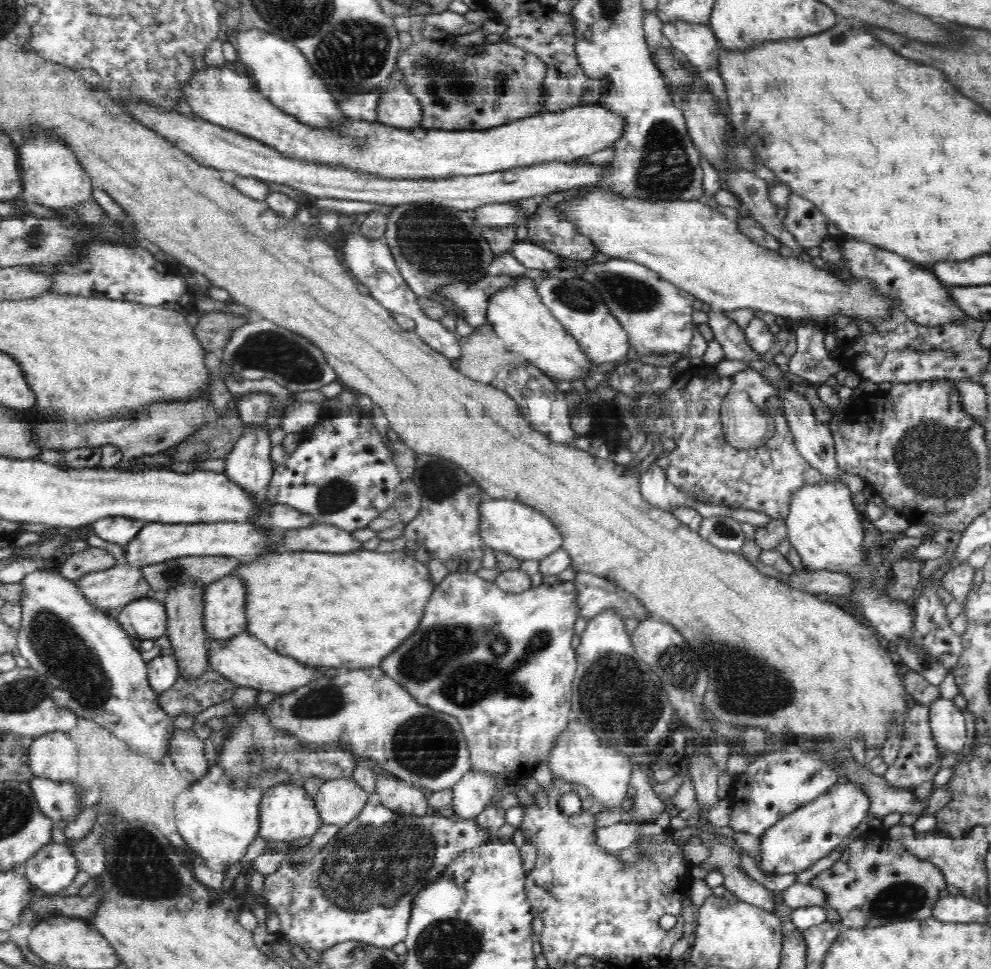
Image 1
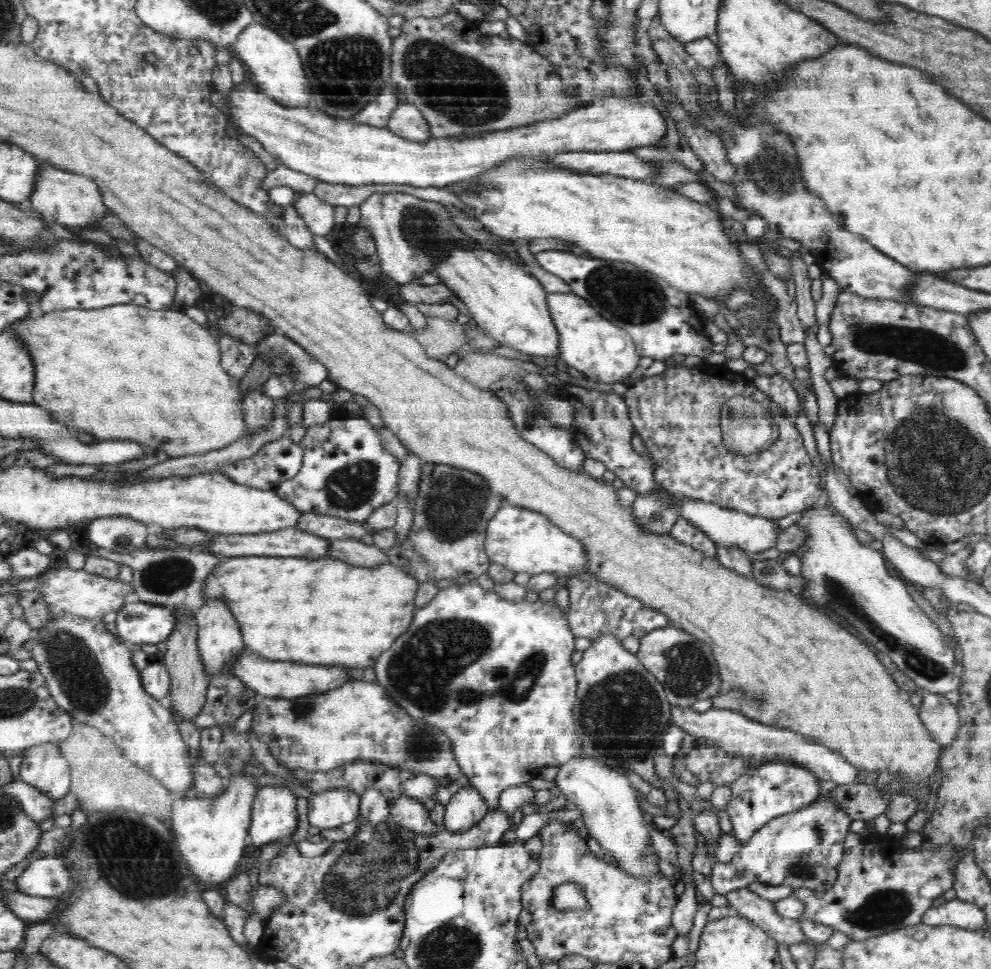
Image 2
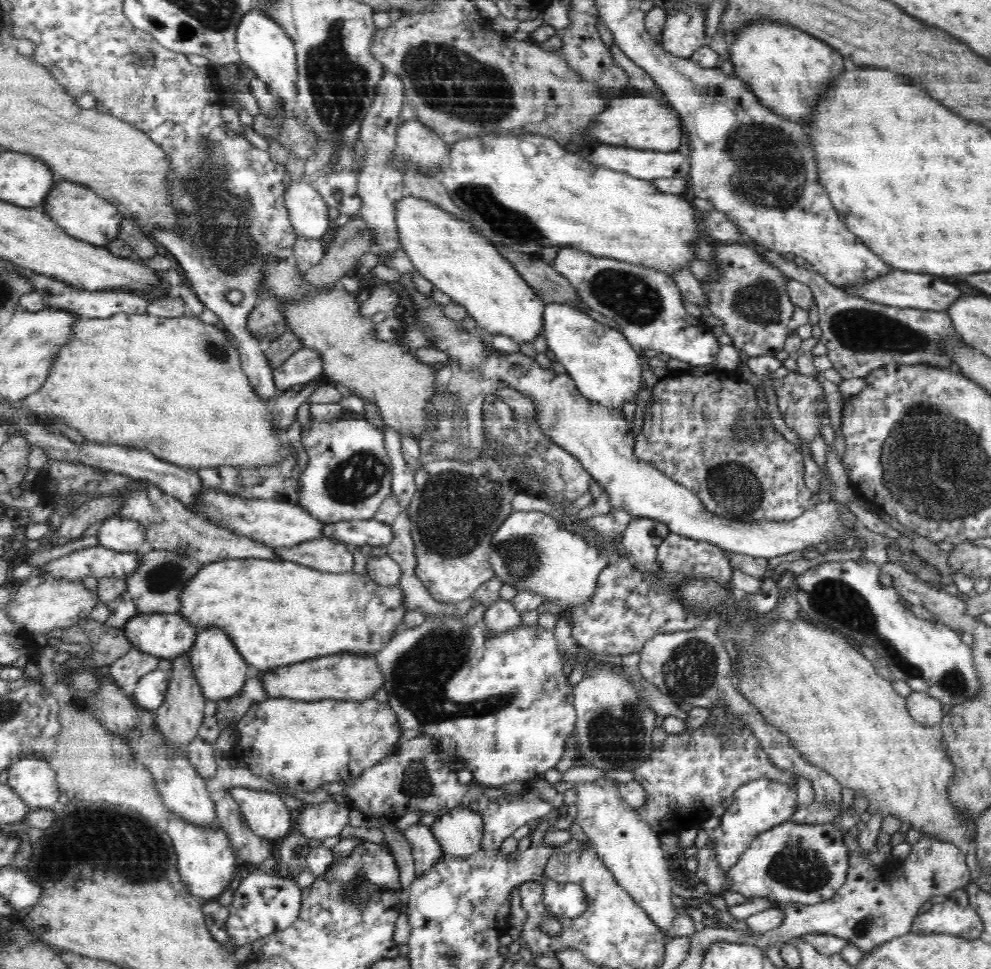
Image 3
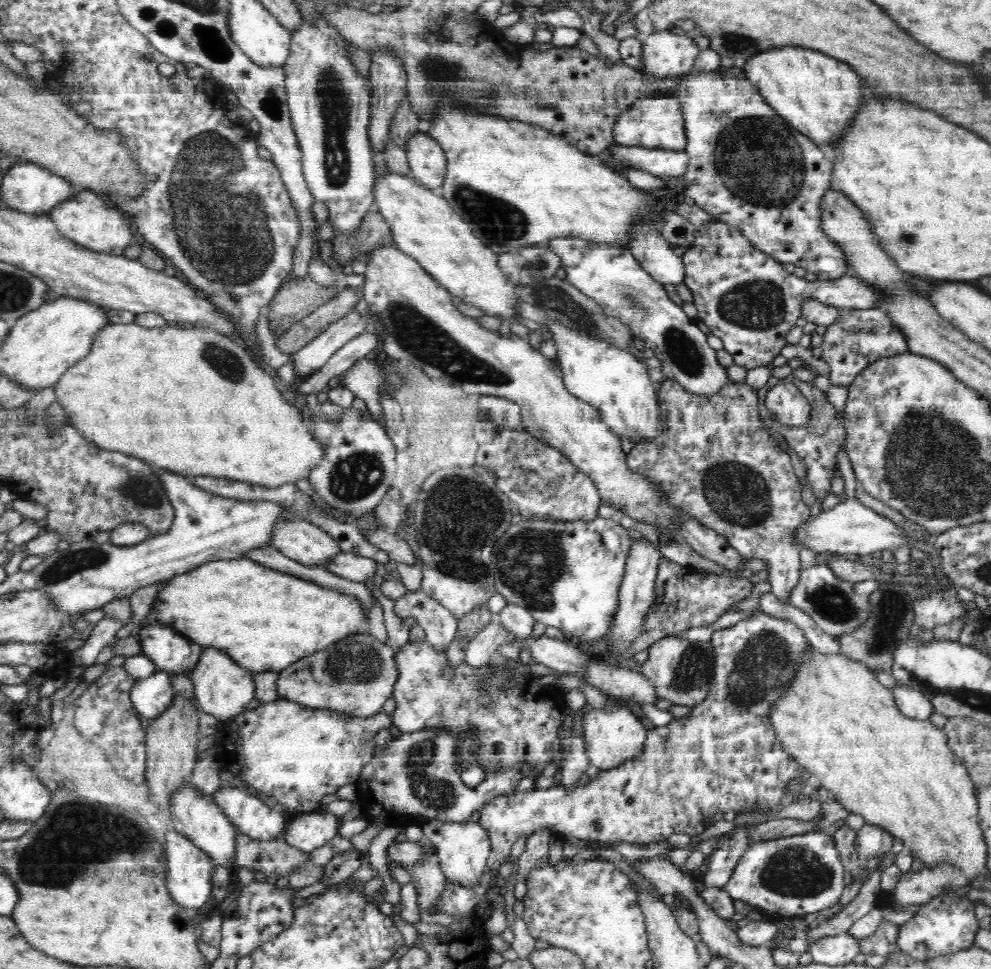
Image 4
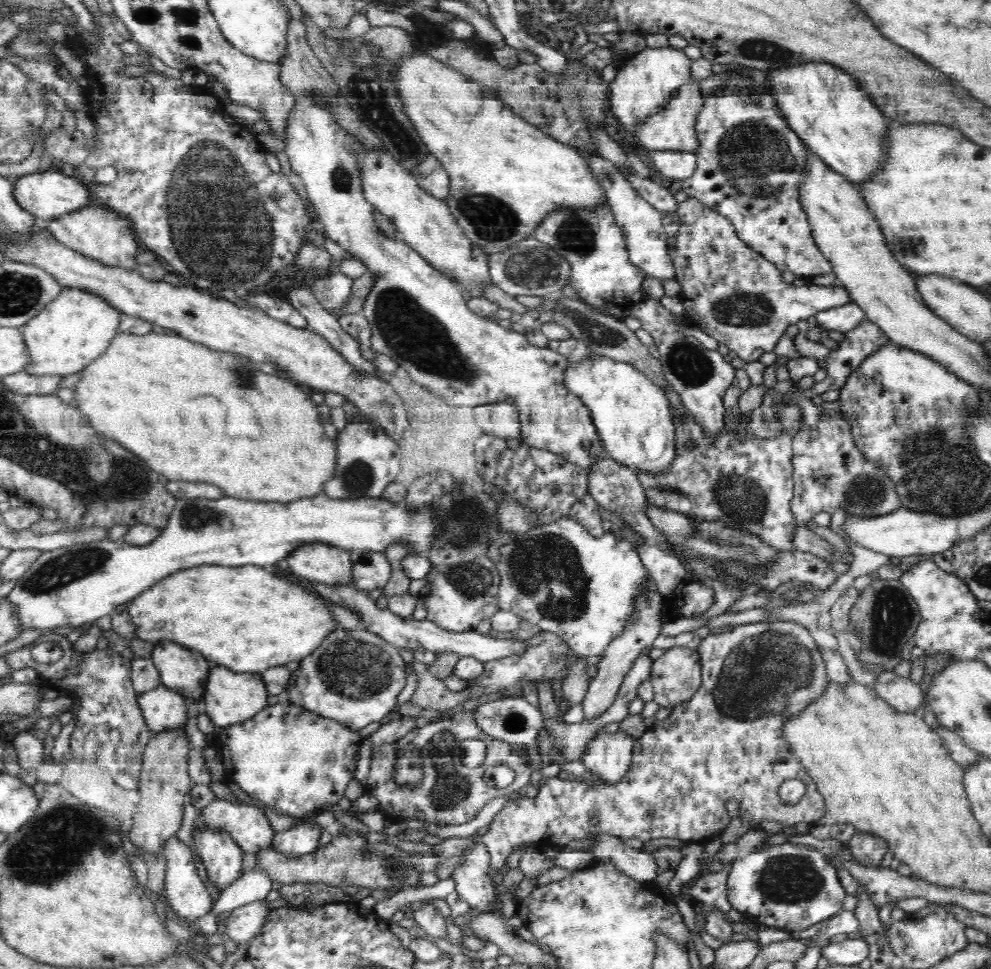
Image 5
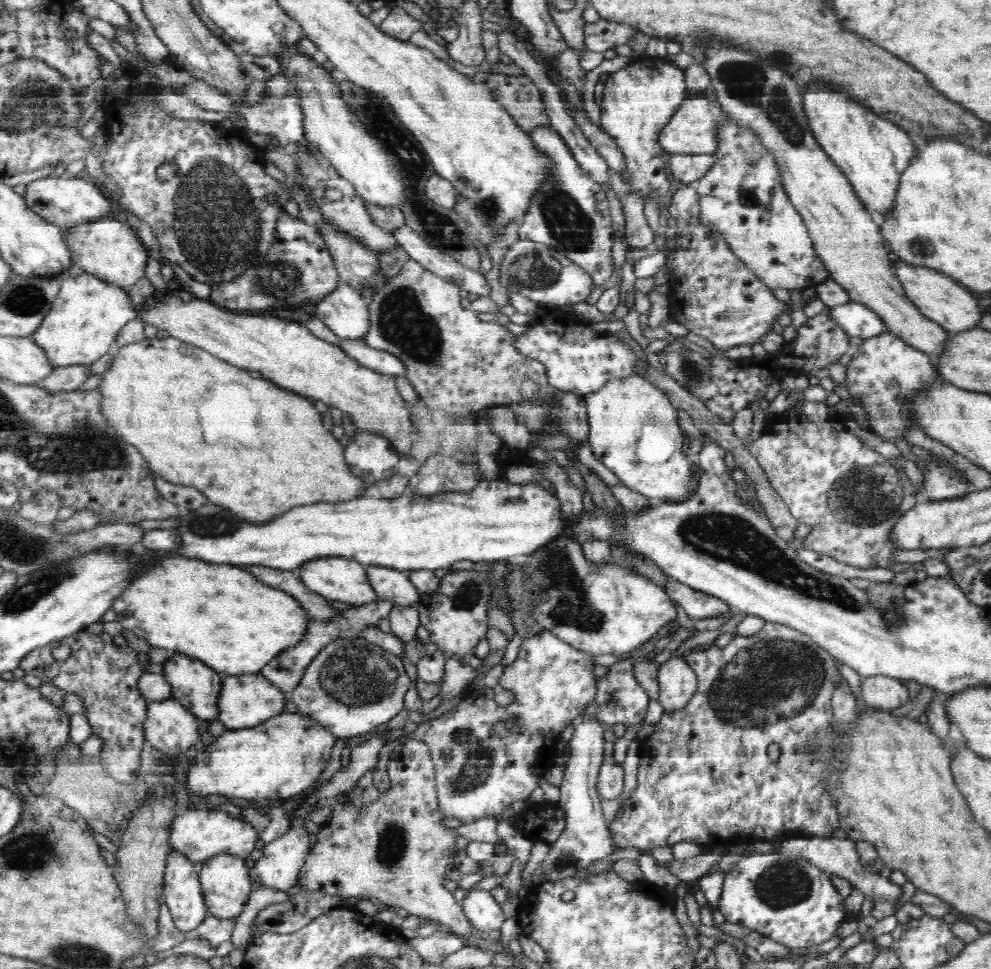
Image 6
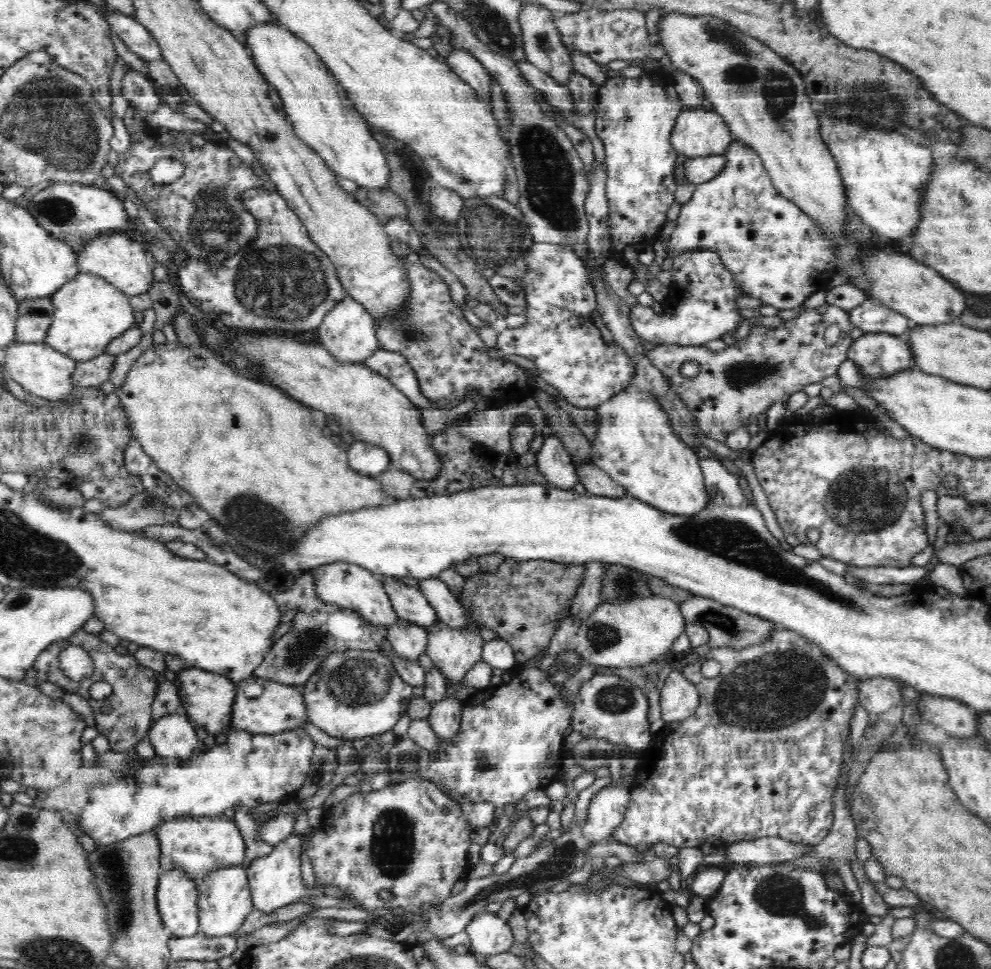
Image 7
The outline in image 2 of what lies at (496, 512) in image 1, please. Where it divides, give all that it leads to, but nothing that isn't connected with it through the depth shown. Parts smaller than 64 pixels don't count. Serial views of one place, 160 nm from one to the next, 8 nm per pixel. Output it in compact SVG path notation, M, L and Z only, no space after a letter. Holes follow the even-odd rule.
M506 502L492 516L484 534L486 553L491 563L504 566L514 575L526 573L536 577L550 573L558 579L572 579L586 573L588 561L582 545L540 512Z

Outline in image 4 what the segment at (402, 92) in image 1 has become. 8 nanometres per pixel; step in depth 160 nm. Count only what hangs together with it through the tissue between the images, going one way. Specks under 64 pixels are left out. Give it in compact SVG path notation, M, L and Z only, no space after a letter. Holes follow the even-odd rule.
M425 127L406 142L407 161L411 176L419 184L440 191L447 170L443 146L425 131Z

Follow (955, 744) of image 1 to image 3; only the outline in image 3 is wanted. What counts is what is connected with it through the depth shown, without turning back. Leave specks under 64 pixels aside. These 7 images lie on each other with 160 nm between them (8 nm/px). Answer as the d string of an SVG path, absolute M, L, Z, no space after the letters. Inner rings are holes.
M912 691L907 697L907 711L911 717L925 727L940 727L944 716L942 714L942 701L925 692Z

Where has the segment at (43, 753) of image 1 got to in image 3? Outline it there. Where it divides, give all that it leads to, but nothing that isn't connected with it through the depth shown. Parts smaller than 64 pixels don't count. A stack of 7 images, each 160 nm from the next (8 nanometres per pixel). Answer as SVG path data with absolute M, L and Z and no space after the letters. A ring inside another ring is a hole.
M20 757L8 768L6 784L15 789L32 810L58 806L60 796L58 773L40 758Z

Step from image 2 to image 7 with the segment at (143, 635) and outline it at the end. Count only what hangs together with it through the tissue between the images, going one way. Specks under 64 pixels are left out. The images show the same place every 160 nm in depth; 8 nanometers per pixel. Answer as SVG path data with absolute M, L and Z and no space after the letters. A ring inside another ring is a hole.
M188 667L188 670L180 670L178 684L180 684L179 697L183 712L191 718L196 727L204 728L214 737L226 730L233 730L230 714L233 698L236 697L236 688L233 688L235 683L232 680L215 672Z

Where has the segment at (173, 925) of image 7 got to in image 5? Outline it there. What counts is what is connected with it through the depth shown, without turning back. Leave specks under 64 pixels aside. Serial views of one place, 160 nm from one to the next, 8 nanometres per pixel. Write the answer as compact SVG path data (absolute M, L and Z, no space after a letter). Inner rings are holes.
M170 836L162 848L162 855L166 860L164 893L174 914L188 922L208 914L213 907L212 896L198 875L190 847L175 836Z

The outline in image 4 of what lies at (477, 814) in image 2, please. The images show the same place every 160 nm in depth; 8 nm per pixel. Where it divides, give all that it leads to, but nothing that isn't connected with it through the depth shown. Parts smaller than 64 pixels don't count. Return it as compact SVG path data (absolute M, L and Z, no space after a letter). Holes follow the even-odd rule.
M438 819L422 826L425 840L434 845L439 858L439 865L448 880L473 885L477 878L485 871L487 860L491 853L491 844L488 833L474 822L440 823Z

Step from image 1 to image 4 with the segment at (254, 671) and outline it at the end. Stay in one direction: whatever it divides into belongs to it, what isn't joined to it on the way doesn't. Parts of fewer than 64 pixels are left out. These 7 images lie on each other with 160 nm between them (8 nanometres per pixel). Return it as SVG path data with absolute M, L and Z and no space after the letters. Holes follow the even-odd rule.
M356 635L346 638L344 644L332 644L316 656L306 656L304 660L278 672L277 695L310 708L340 709L362 717L380 712L384 702L393 695L398 678L396 654L399 646L382 643L370 635Z

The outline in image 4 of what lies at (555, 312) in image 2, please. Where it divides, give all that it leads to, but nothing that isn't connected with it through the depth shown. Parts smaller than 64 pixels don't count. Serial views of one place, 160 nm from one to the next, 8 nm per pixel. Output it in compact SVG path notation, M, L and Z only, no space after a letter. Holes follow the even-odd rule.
M522 299L518 302L518 309L533 326L548 326L548 335L556 342L565 387L576 398L599 408L608 428L618 433L620 438L630 438L634 444L659 433L659 399L656 386L646 372L645 362L636 359L629 351L604 343L604 340L580 334L554 322L541 308L524 303Z

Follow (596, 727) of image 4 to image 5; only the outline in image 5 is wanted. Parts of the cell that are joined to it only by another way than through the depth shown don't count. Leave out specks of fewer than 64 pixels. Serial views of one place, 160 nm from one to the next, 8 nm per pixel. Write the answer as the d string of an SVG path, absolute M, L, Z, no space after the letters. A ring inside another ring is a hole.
M598 732L588 742L581 760L588 771L613 783L623 777L632 764L633 746L634 740L622 732Z

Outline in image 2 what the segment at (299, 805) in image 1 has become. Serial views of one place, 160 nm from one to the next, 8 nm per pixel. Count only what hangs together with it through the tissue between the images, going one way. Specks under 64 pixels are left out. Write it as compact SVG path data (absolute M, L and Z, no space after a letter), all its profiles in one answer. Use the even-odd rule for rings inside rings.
M264 786L252 805L248 843L264 846L295 832L299 824L296 800L286 787Z

